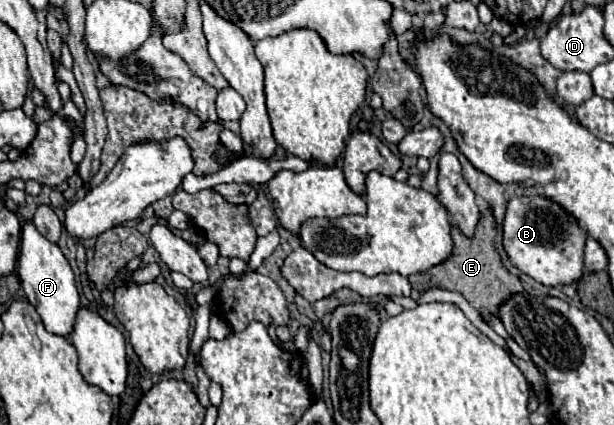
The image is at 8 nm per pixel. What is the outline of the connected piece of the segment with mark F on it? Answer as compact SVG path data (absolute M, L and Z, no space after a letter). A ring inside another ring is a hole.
M24 222L22 240L20 240L20 256L18 256L18 276L24 288L26 298L36 306L38 314L48 332L68 336L72 332L76 312L80 308L80 294L74 282L72 268L62 254L60 246L44 238L32 222Z

